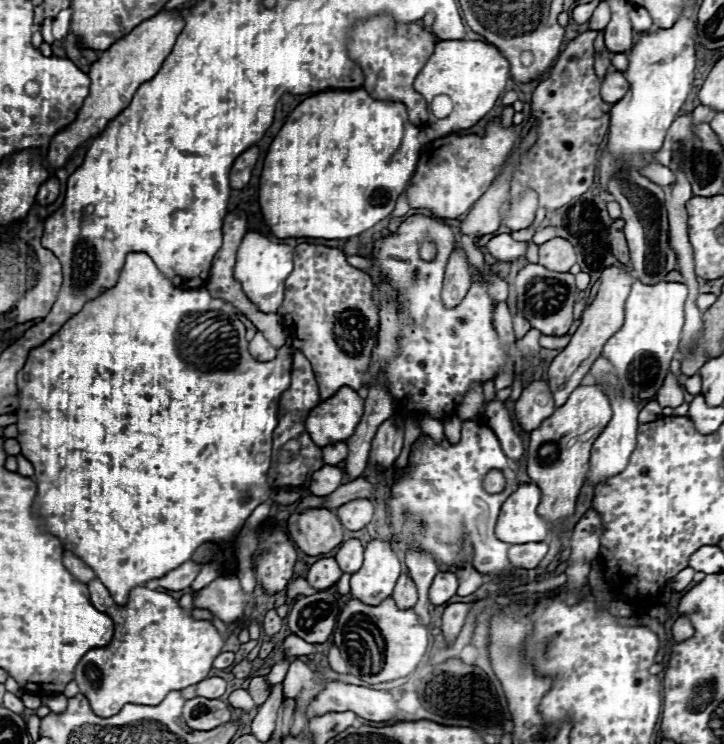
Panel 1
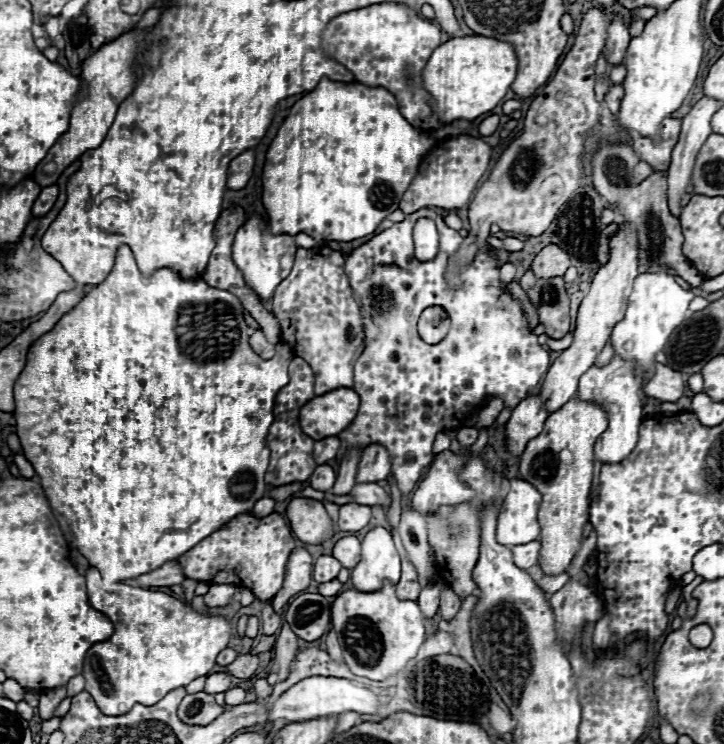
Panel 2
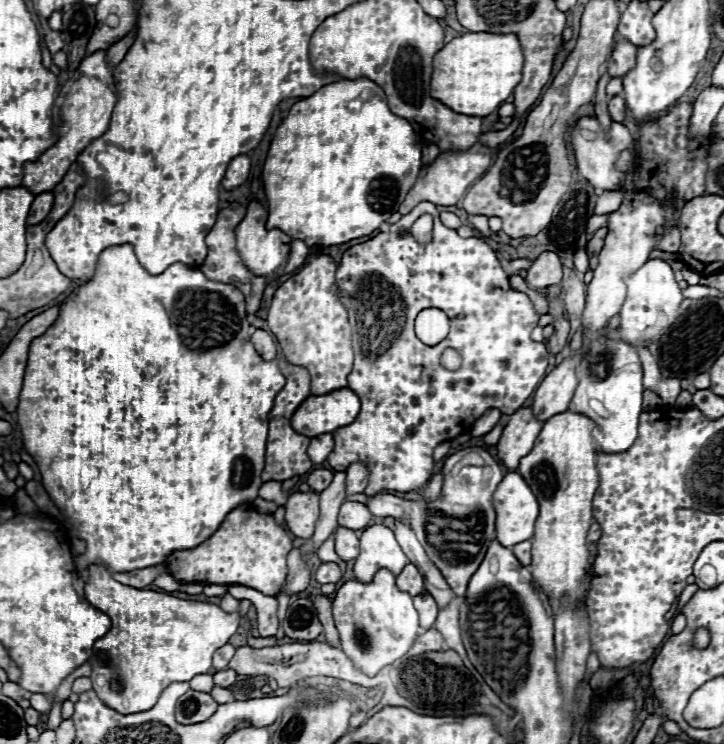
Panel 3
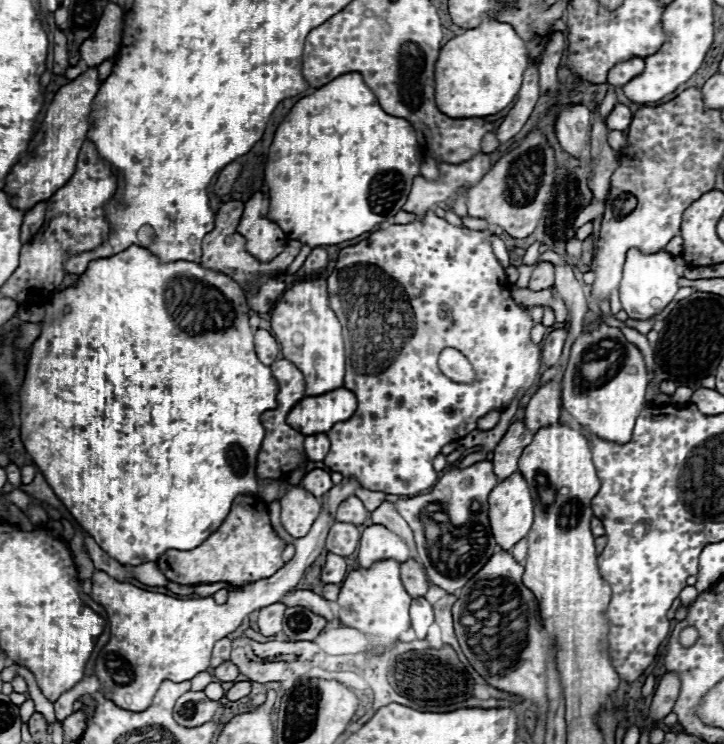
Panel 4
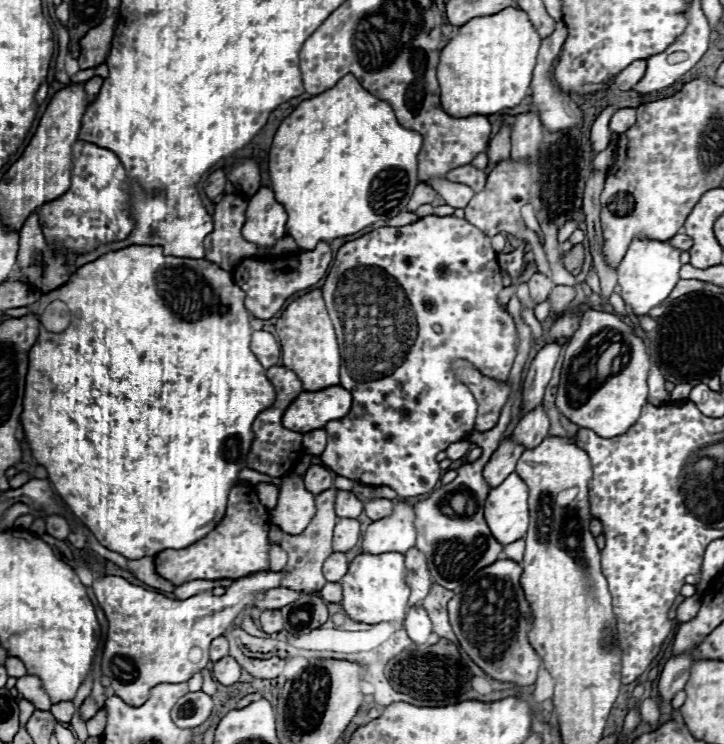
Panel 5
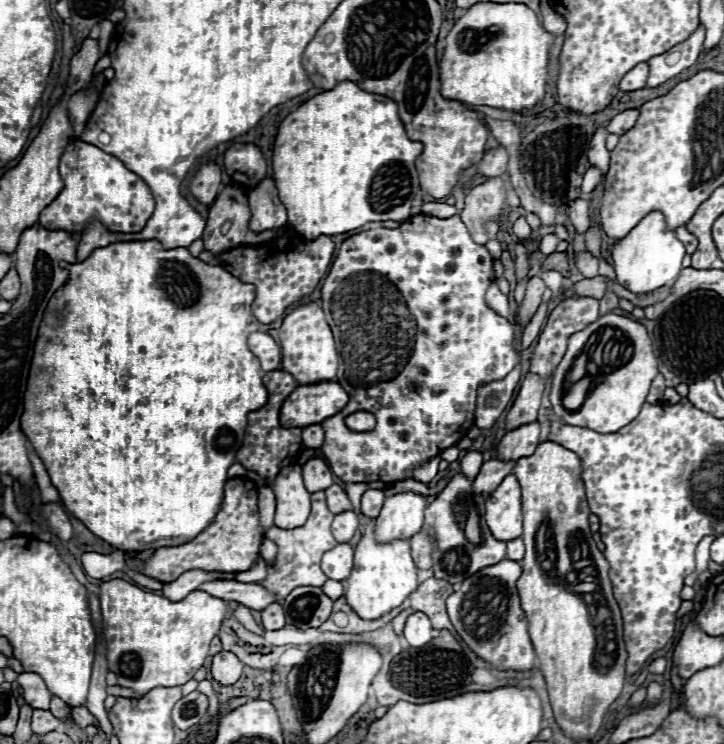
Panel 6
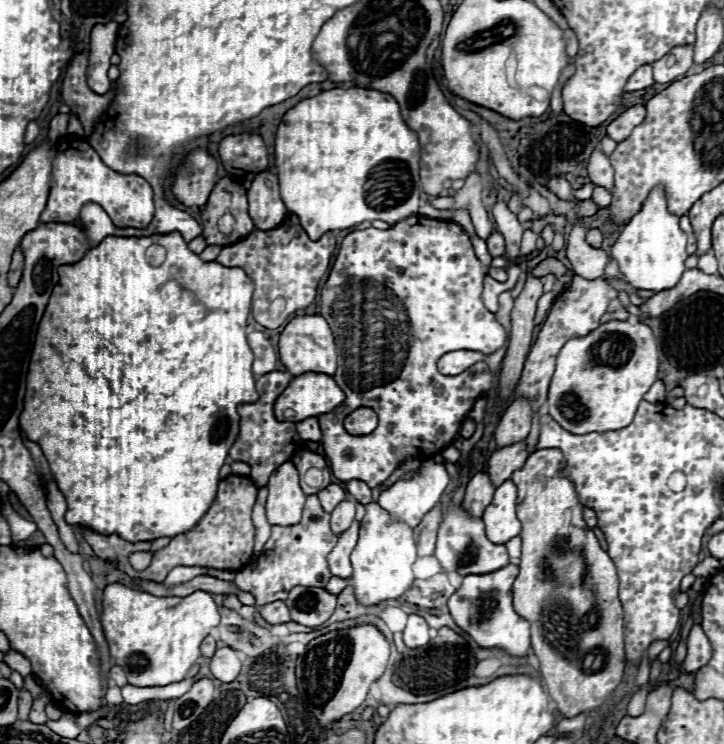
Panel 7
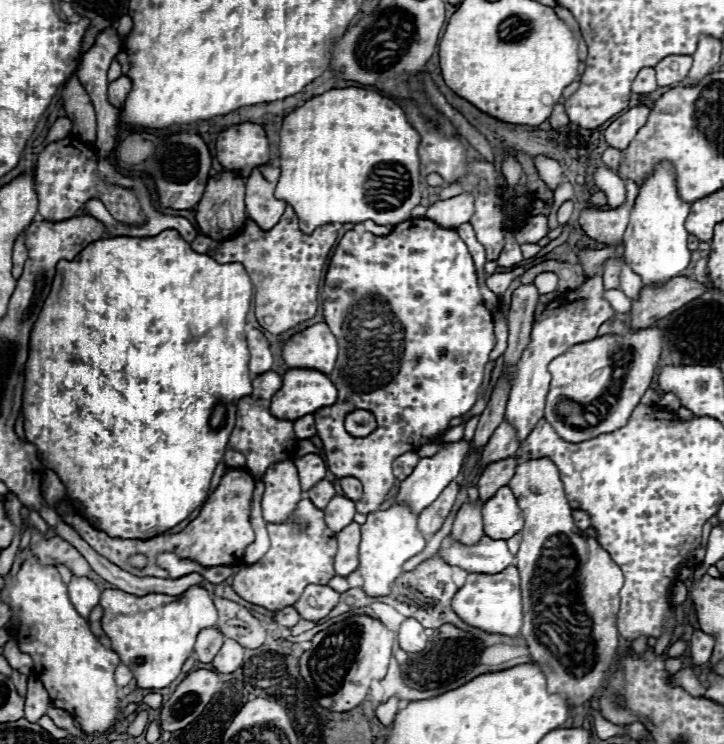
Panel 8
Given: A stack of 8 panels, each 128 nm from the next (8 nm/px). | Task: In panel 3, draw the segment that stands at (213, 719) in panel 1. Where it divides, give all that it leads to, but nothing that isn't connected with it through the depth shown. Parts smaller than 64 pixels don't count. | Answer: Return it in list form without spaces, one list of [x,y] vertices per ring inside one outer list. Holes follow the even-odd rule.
[[[188,690],[178,700],[176,720],[180,724],[198,724],[208,720],[216,712],[216,708],[218,708],[218,702],[214,702],[210,694]]]

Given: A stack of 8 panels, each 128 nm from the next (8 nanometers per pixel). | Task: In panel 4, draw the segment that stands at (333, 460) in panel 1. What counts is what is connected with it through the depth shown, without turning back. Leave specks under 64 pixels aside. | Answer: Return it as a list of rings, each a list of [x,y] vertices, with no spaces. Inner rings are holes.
[[[312,434],[304,440],[304,448],[306,448],[306,456],[314,462],[324,460],[324,456],[330,450],[330,442],[326,438],[326,434]]]

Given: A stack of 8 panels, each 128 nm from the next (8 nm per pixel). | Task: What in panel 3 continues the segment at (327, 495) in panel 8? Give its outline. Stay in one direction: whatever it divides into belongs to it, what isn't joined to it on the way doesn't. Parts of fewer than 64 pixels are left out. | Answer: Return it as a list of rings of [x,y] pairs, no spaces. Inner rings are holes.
[[[344,502],[340,506],[340,514],[338,514],[338,524],[344,528],[366,528],[370,522],[372,514],[368,512],[368,506],[362,502]]]

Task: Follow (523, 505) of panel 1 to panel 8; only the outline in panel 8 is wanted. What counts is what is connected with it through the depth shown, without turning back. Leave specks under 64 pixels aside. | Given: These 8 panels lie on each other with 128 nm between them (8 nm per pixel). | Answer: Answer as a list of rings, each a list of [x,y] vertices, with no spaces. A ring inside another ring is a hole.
[[[508,486],[500,488],[494,498],[482,506],[482,522],[486,536],[494,540],[508,540],[522,530],[524,516]]]

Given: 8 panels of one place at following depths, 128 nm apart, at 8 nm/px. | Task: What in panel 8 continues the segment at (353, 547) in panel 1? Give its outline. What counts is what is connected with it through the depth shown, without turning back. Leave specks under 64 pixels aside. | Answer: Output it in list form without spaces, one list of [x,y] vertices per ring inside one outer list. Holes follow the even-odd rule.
[[[336,494],[328,506],[324,508],[324,514],[326,514],[326,524],[330,526],[330,530],[334,532],[340,532],[344,526],[348,526],[356,514],[356,508],[354,508],[354,502],[342,494]]]

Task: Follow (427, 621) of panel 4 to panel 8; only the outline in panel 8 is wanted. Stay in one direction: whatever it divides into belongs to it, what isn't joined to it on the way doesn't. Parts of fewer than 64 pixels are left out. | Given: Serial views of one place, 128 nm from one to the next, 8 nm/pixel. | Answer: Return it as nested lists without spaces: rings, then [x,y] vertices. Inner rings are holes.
[[[404,620],[400,624],[400,632],[398,632],[398,644],[404,652],[420,652],[426,646],[428,636],[424,634],[424,626],[416,620]]]

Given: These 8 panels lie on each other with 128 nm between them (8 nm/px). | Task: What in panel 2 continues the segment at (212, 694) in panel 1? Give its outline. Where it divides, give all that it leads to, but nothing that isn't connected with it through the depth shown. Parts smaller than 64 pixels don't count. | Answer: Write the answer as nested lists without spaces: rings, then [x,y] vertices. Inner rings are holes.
[[[218,672],[218,674],[210,674],[208,680],[206,680],[206,688],[204,692],[206,694],[220,694],[220,692],[226,692],[230,690],[230,674],[224,674],[224,672]]]

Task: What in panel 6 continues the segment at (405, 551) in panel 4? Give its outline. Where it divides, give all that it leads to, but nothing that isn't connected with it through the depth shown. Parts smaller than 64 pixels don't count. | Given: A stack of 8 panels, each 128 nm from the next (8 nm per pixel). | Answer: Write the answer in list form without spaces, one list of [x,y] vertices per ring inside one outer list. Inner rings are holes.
[[[414,492],[386,496],[382,512],[376,518],[376,538],[380,542],[412,538],[424,524],[426,506],[426,498]]]

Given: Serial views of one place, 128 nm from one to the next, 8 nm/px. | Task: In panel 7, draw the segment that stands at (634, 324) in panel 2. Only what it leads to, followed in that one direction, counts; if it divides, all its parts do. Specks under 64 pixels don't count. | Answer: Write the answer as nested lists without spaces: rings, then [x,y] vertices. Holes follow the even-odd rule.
[[[656,186],[644,200],[638,214],[624,226],[616,244],[612,246],[612,258],[620,264],[620,270],[628,284],[638,290],[662,292],[674,288],[682,278],[686,266],[686,232],[680,230],[680,216],[668,212],[668,200],[662,186]]]

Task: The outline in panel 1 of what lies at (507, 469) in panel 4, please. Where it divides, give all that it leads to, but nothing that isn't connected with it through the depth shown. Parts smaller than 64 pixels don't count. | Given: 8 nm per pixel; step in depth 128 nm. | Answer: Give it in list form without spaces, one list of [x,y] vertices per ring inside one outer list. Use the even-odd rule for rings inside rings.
[[[530,382],[514,404],[514,414],[522,432],[532,432],[554,412],[554,398],[546,382]]]

